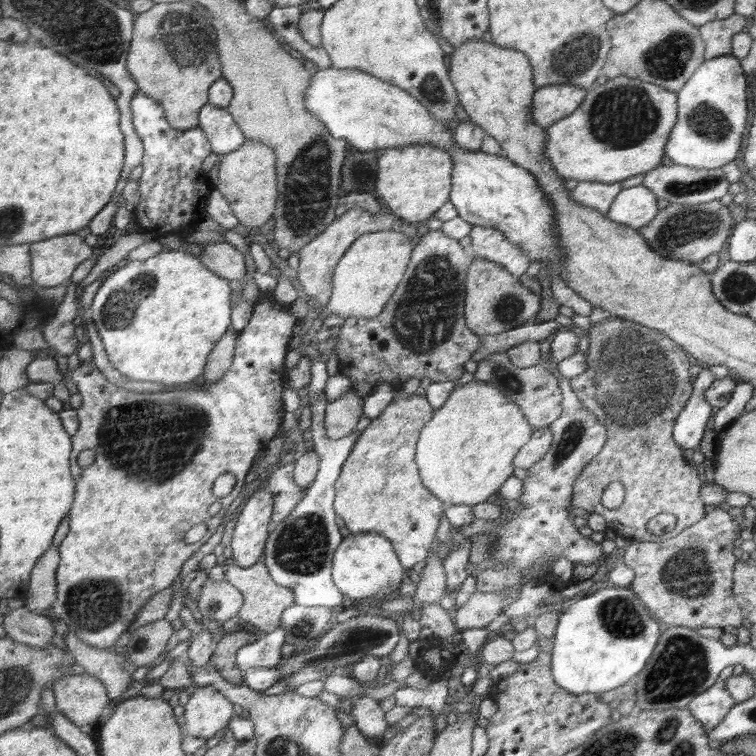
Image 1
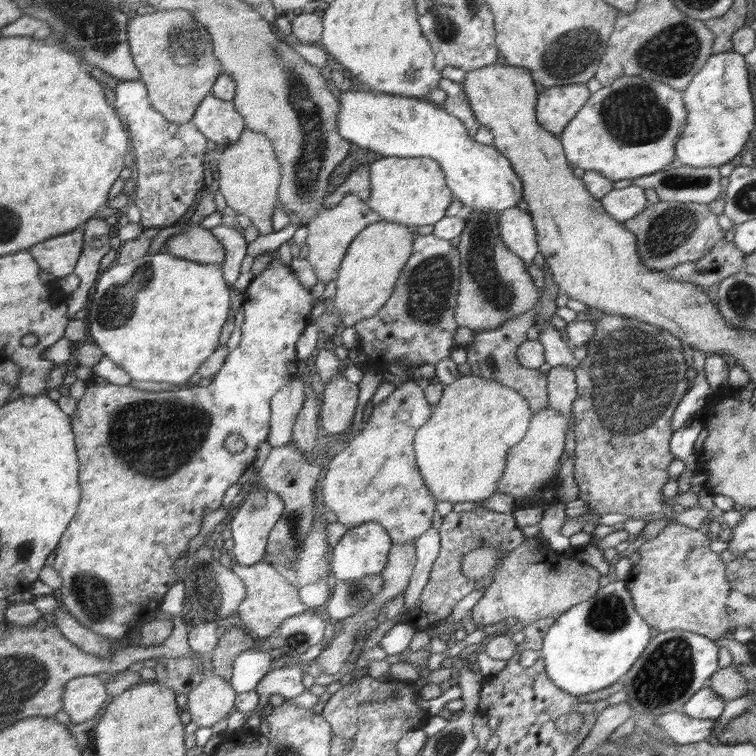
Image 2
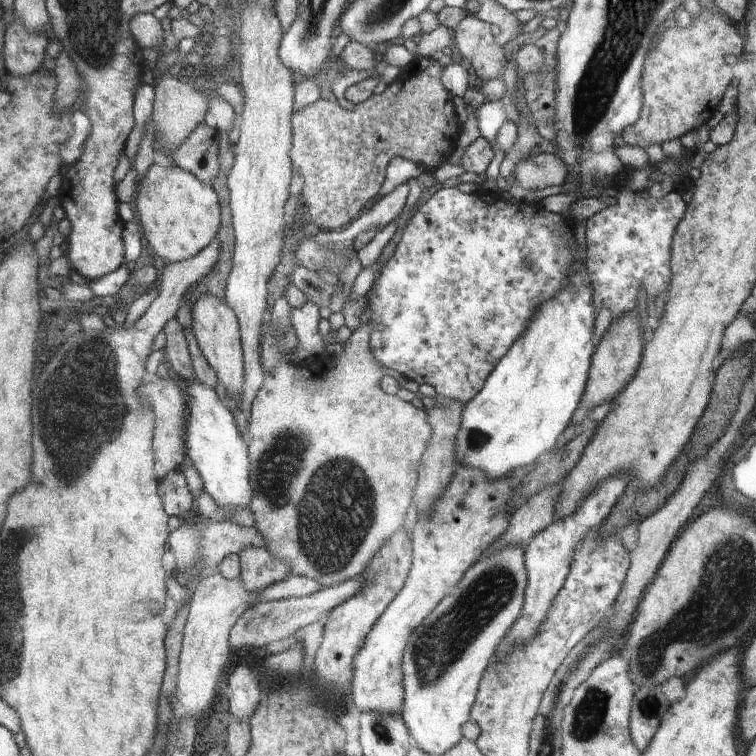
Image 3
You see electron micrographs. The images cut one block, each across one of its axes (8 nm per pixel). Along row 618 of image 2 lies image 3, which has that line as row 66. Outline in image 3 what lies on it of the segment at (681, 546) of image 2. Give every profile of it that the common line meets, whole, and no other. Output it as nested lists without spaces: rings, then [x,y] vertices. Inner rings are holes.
[[[702,9],[702,14],[696,17],[692,14],[693,26],[683,28],[672,27],[662,37],[657,37],[656,44],[650,50],[650,58],[646,57],[646,74],[641,76],[641,86],[646,86],[646,110],[641,110],[642,118],[636,124],[621,134],[624,142],[630,146],[648,148],[650,144],[664,144],[666,140],[681,138],[686,133],[694,132],[708,124],[708,120],[718,112],[720,100],[732,82],[732,70],[726,64],[724,56],[731,52],[734,56],[743,52],[744,40],[738,36],[736,28],[728,22],[728,18],[720,14],[708,14]]]

